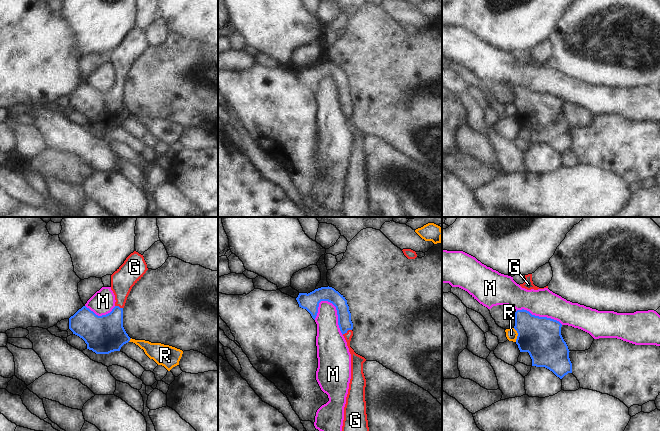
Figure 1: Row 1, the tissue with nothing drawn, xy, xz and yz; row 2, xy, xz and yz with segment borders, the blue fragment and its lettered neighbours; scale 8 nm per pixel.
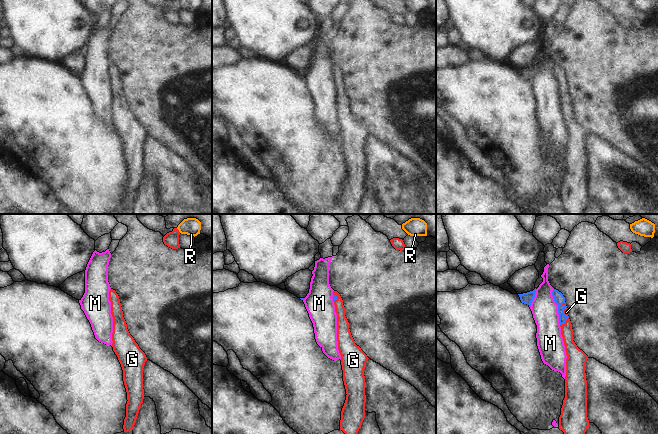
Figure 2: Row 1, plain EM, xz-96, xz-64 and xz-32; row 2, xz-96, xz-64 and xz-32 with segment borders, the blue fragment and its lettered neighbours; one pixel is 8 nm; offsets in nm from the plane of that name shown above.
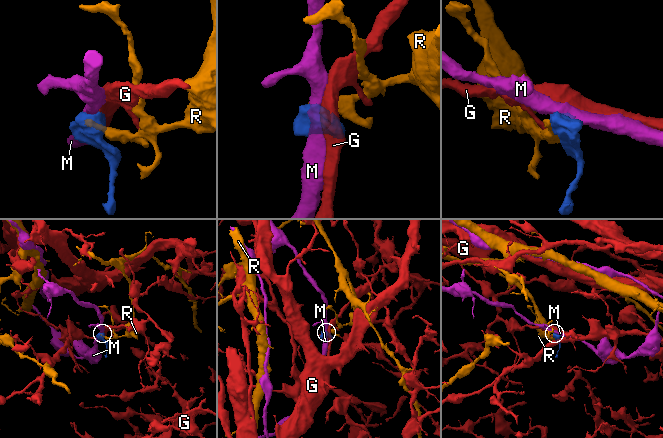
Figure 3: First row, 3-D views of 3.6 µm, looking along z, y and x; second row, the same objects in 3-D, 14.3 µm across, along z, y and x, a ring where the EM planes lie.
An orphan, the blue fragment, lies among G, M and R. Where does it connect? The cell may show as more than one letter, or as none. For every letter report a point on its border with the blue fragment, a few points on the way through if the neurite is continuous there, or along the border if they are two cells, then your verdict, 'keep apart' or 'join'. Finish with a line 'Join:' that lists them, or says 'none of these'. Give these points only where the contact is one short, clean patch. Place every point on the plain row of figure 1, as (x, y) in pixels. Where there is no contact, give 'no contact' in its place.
G: meets blue in xz at (346, 107); runs through xz (344, 92), (346, 107), (348, 122), (356, 136); join
M: meets blue in xz at (337, 90); keep apart
R: meets blue in yz at (518, 111); border along yz (513, 104), (517, 109), (516, 117); keep apart
Join: G

